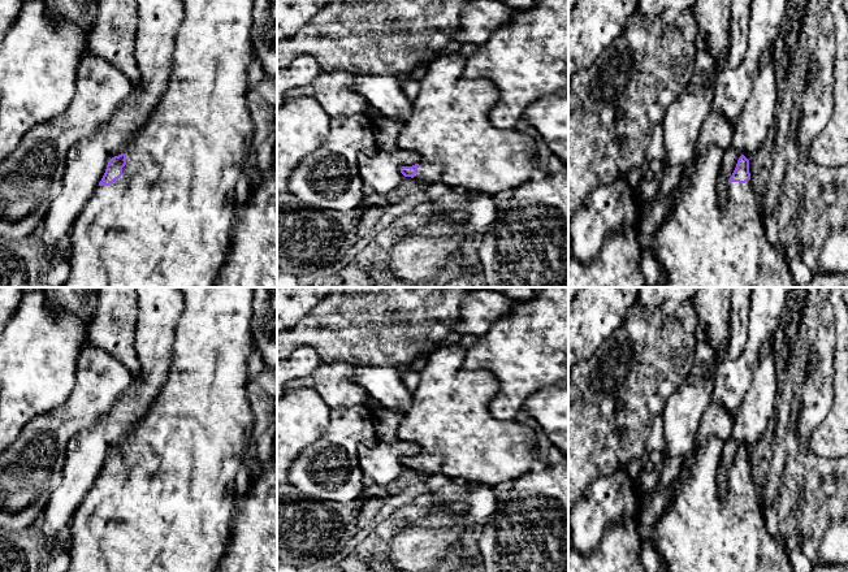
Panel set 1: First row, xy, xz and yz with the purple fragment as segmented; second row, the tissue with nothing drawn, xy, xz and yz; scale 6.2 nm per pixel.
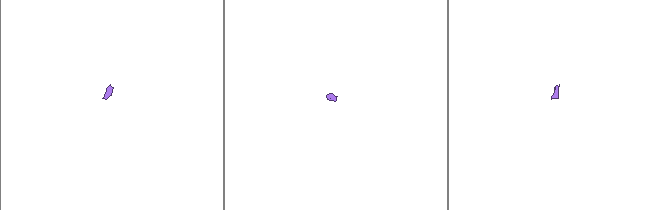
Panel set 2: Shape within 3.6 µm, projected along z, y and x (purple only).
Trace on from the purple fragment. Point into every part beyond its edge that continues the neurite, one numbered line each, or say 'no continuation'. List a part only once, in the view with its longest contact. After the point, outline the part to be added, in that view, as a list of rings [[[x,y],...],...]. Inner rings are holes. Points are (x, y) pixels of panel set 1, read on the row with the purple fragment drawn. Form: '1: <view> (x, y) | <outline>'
1: xy (165, 222) | [[[179,0],[183,18],[176,34],[170,78],[161,99],[148,120],[138,126],[138,134],[126,148],[122,176],[109,186],[98,186],[73,224],[70,233],[69,278],[62,287],[215,287],[230,246],[230,229],[235,222],[235,186],[242,162],[252,153],[254,124],[247,94],[251,57],[252,0]]]

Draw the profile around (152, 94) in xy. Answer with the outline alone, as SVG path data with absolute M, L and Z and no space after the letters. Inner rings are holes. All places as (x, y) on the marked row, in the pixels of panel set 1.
M137 0L137 4L138 31L135 35L134 57L140 70L140 81L137 86L133 86L130 96L103 130L91 138L79 139L70 146L60 191L36 230L39 239L47 250L59 247L61 240L70 234L75 218L99 186L109 160L125 153L138 134L138 126L148 120L168 87L176 34L183 18L182 4L179 0Z

